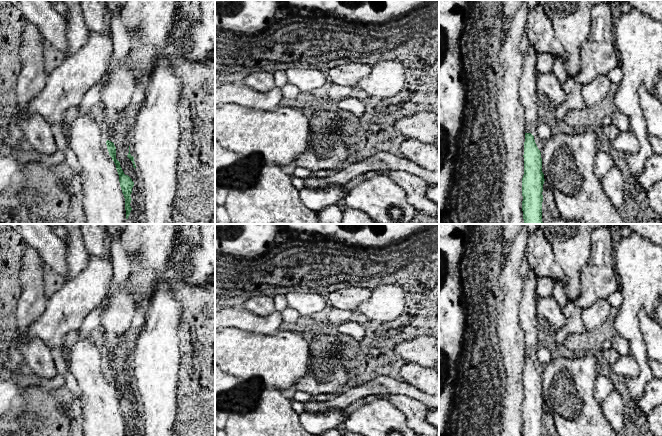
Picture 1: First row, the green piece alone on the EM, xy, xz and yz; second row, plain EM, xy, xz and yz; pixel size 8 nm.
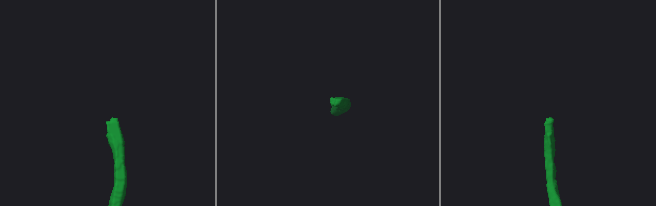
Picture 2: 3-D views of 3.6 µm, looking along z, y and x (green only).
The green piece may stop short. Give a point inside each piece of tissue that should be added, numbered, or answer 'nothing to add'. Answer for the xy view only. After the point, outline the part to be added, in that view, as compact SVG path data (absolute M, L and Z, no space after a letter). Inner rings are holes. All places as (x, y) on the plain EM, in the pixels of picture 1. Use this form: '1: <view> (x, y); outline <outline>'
nothing to add

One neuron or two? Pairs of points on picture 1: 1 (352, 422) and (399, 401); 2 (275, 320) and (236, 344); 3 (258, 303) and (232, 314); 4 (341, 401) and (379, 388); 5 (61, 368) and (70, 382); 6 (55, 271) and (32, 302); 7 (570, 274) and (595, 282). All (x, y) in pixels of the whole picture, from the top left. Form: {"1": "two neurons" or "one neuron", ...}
{"1": "two neurons", "2": "two neurons", "3": "two neurons", "4": "one neuron", "5": "one neuron", "6": "two neurons", "7": "two neurons"}

